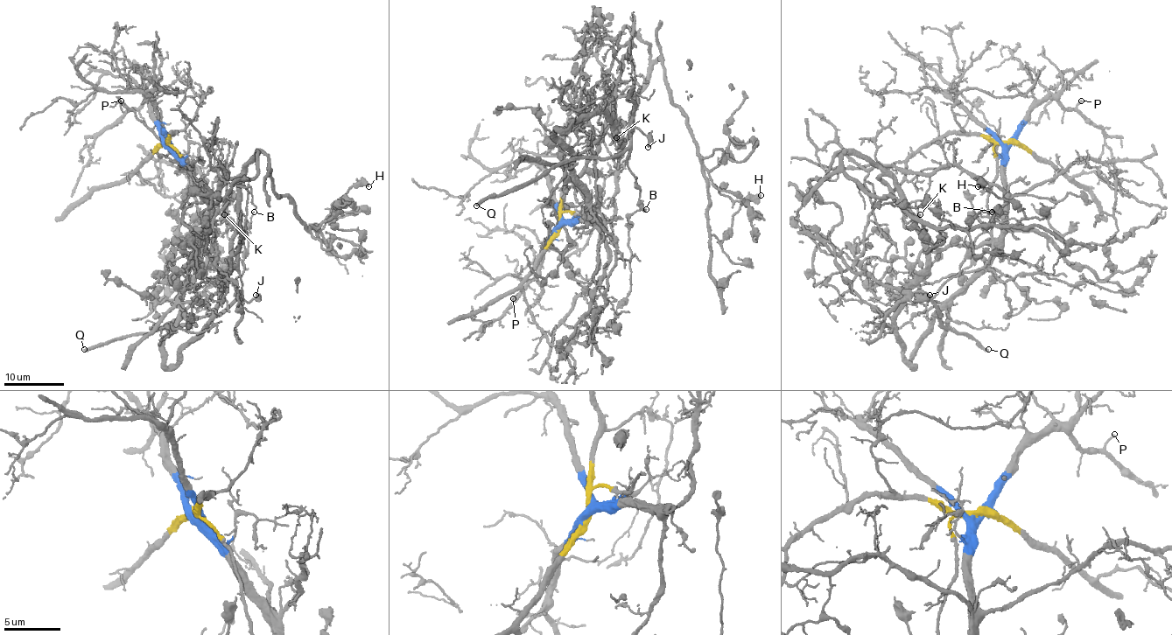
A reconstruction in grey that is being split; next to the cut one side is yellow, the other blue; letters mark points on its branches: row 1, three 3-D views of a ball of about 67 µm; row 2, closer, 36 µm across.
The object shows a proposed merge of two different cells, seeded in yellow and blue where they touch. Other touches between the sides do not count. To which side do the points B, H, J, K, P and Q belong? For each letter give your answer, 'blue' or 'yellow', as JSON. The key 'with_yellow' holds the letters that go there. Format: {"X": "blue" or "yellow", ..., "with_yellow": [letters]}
{"B": "yellow", "H": "blue", "J": "yellow", "K": "blue", "P": "blue", "Q": "yellow", "with_yellow": ["B", "J", "Q"]}

